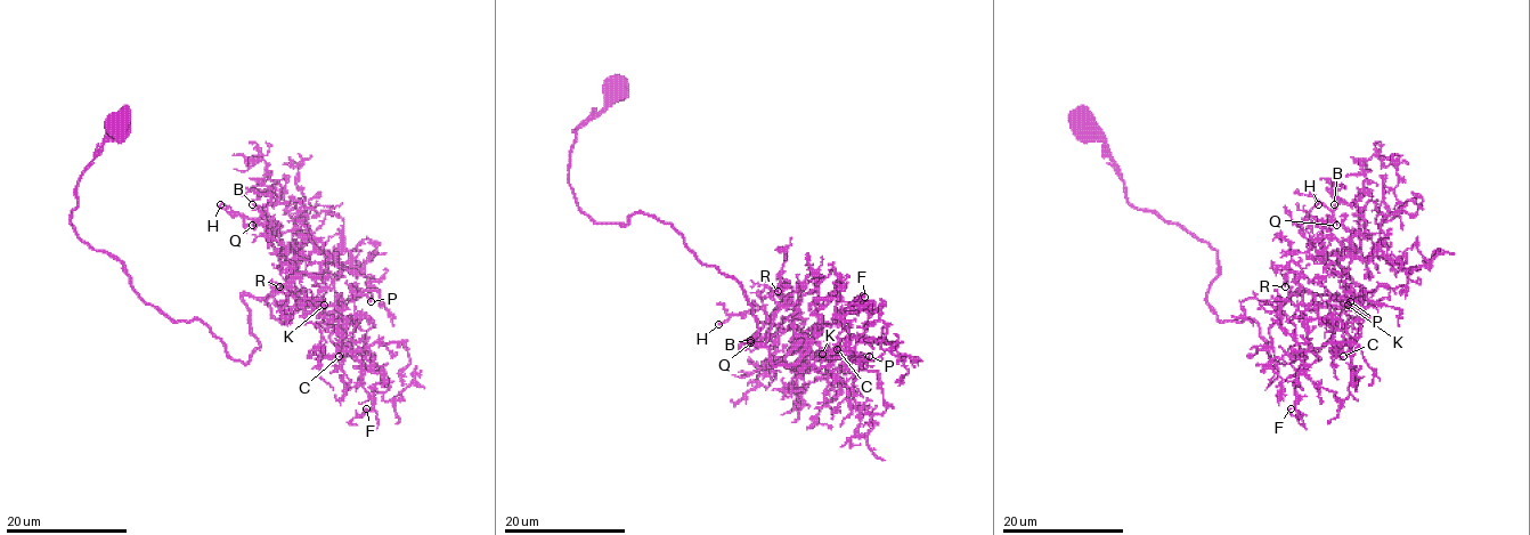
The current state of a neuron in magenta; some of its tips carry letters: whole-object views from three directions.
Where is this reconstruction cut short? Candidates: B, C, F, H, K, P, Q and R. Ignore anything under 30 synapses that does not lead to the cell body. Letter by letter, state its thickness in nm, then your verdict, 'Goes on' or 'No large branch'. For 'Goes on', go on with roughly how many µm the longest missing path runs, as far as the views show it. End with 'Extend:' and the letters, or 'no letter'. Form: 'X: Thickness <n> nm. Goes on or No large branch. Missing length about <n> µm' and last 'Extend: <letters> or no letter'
B: Thickness 180 nm. Goes on. Missing length about 15 µm
C: Thickness 200 nm. No large branch
F: Thickness 180 nm. No large branch
H: Thickness 160 nm. No large branch
K: Thickness 200 nm. No large branch
P: Thickness 160 nm. No large branch
Q: Thickness 180 nm. No large branch
R: Thickness 200 nm. No large branch
Extend: B

